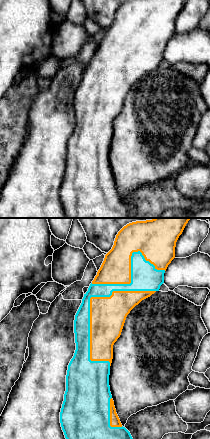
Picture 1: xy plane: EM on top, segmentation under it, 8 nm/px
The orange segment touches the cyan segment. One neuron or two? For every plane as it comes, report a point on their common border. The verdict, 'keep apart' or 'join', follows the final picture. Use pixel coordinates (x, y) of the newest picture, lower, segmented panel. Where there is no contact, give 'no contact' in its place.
meets orange at (91, 297)

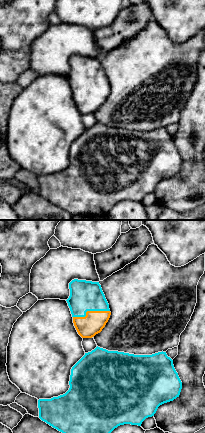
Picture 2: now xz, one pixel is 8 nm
meets orange at (90, 311)

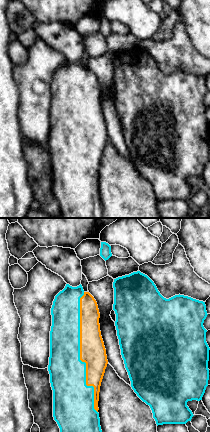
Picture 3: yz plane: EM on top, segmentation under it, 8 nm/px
meets orange at (80, 355)

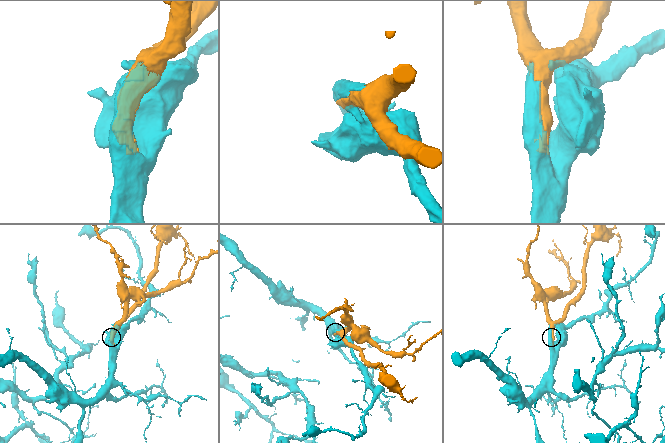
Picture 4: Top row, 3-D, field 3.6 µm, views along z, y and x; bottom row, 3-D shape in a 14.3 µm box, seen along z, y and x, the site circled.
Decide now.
join

